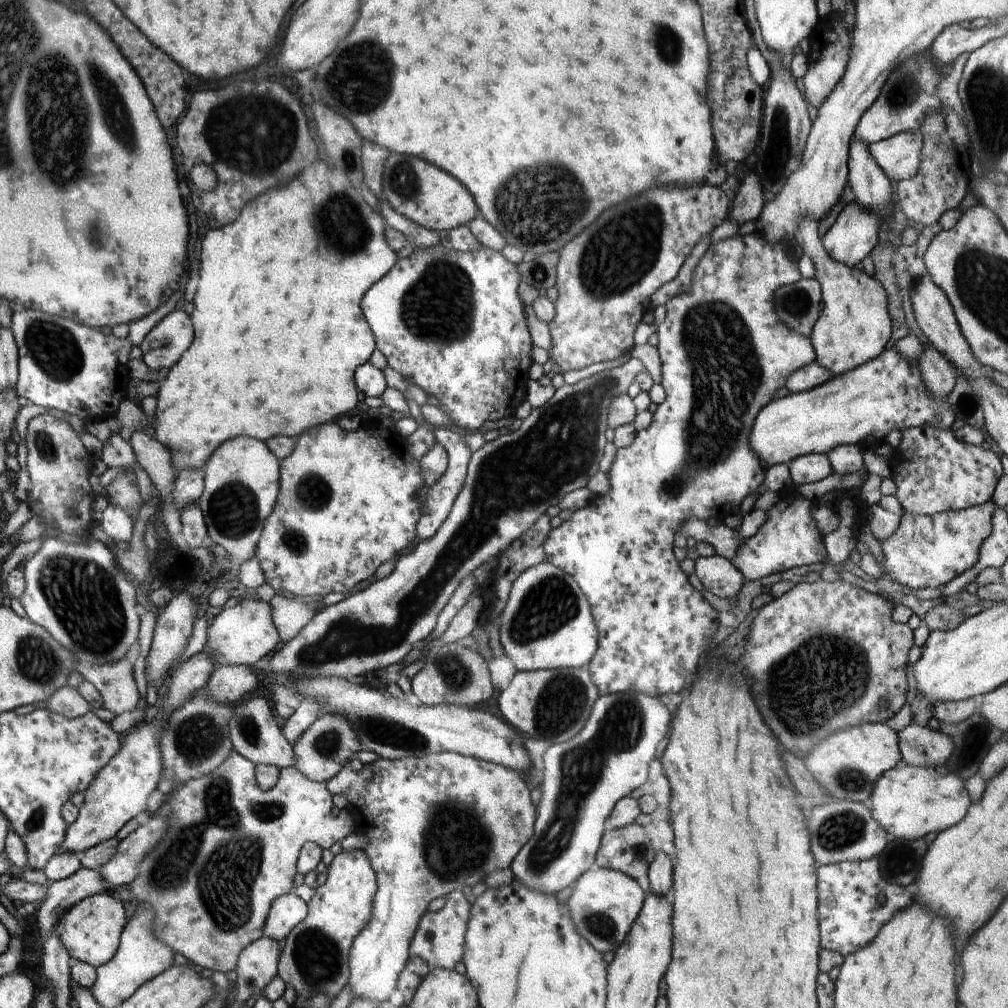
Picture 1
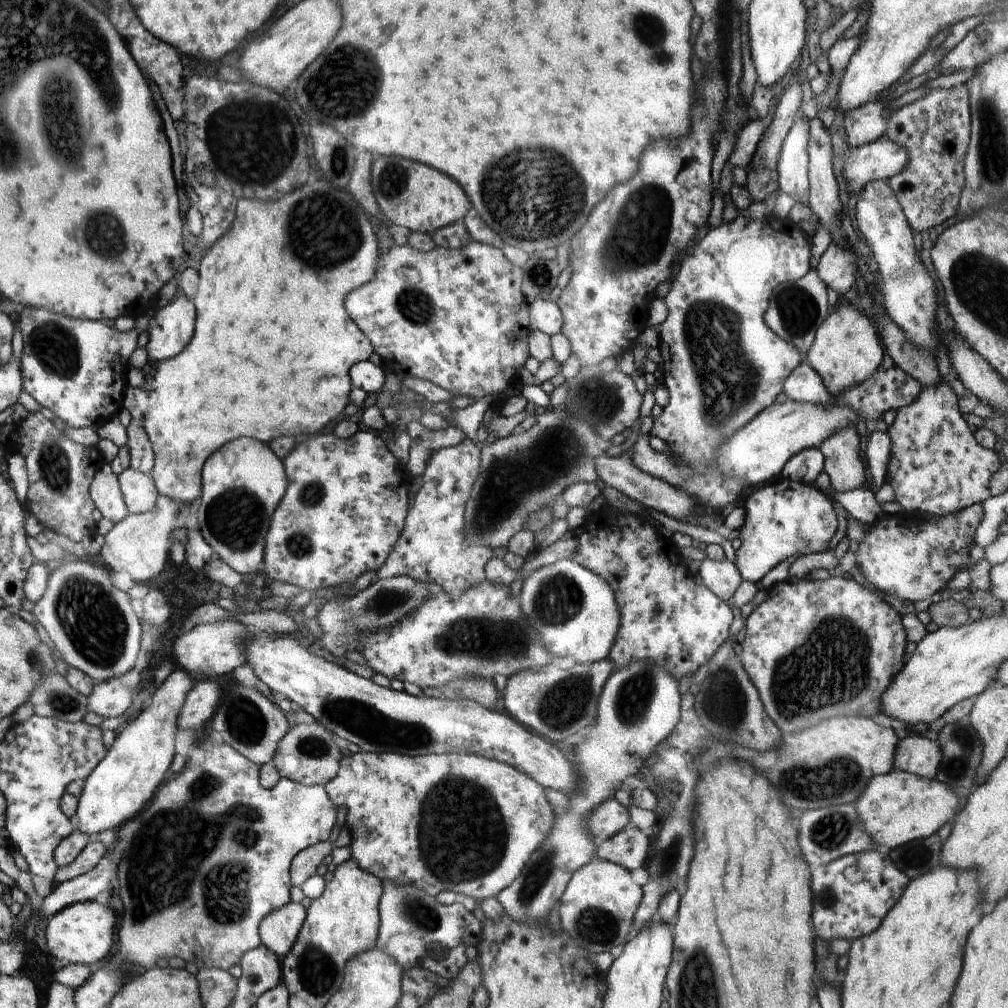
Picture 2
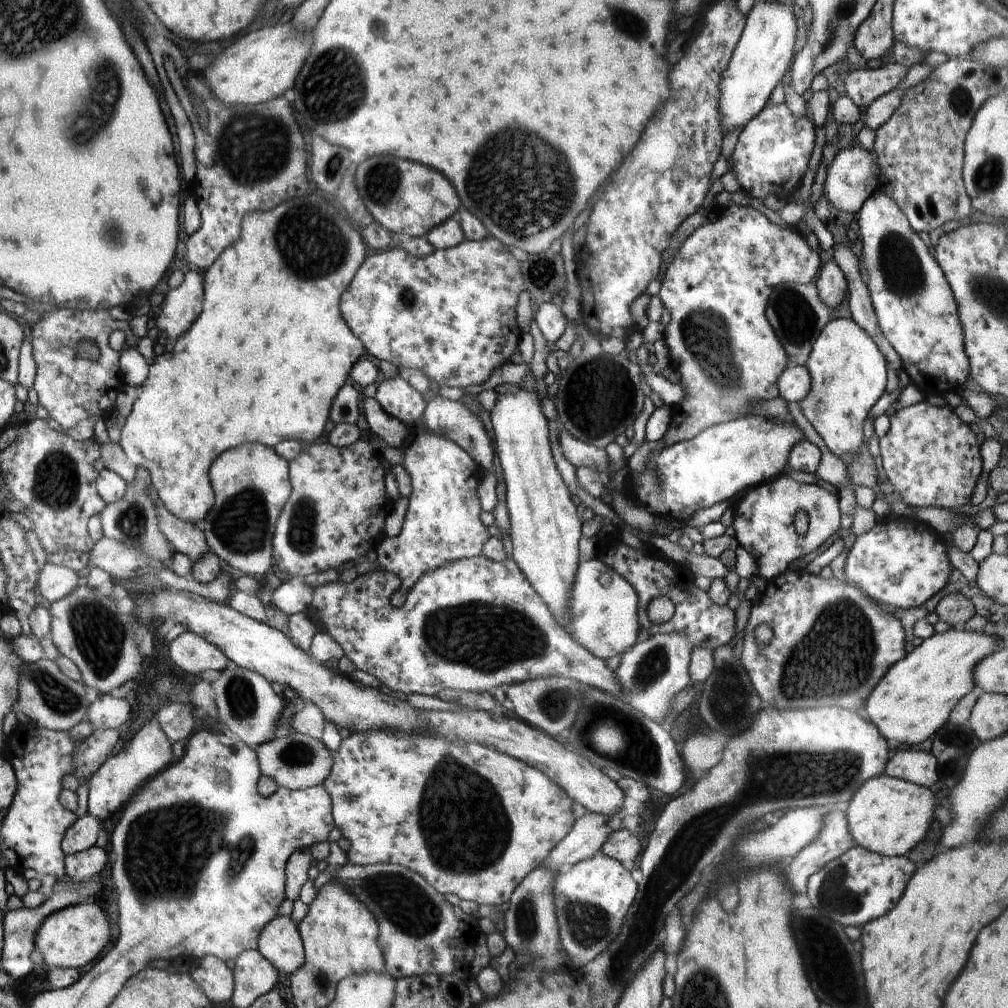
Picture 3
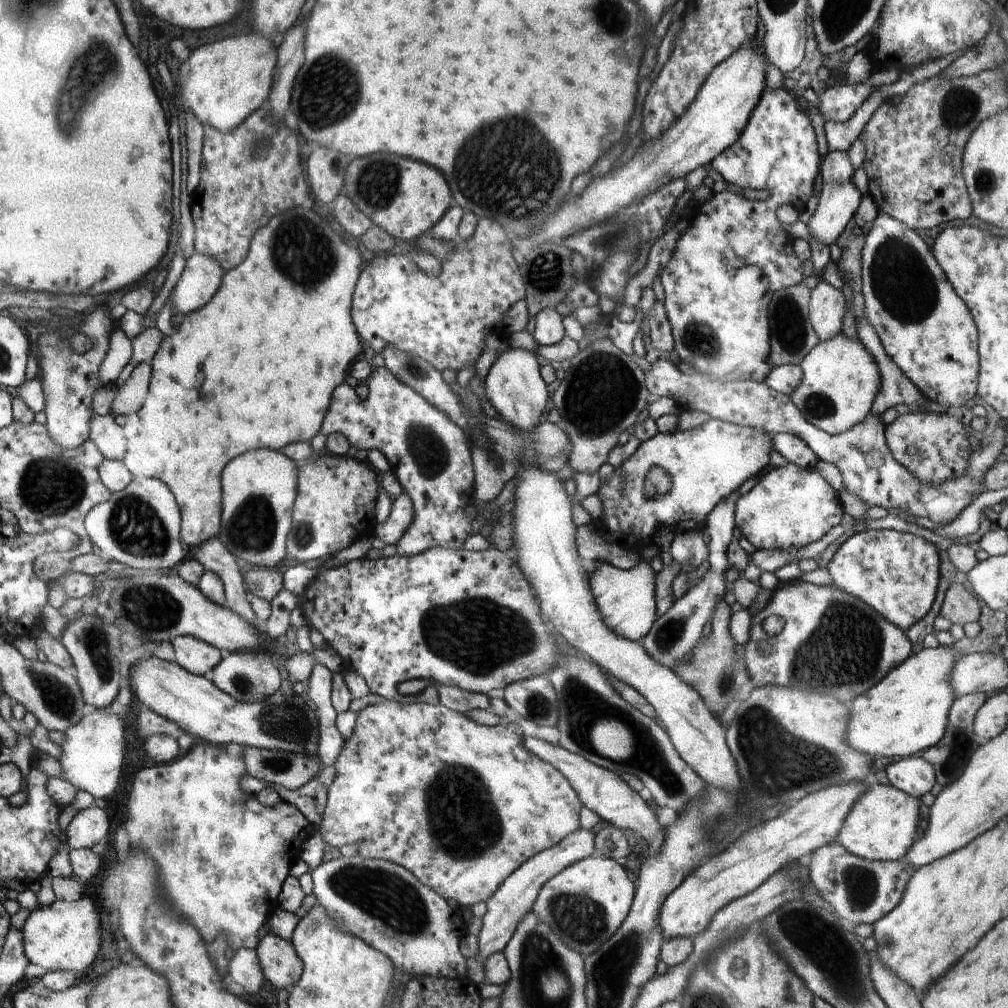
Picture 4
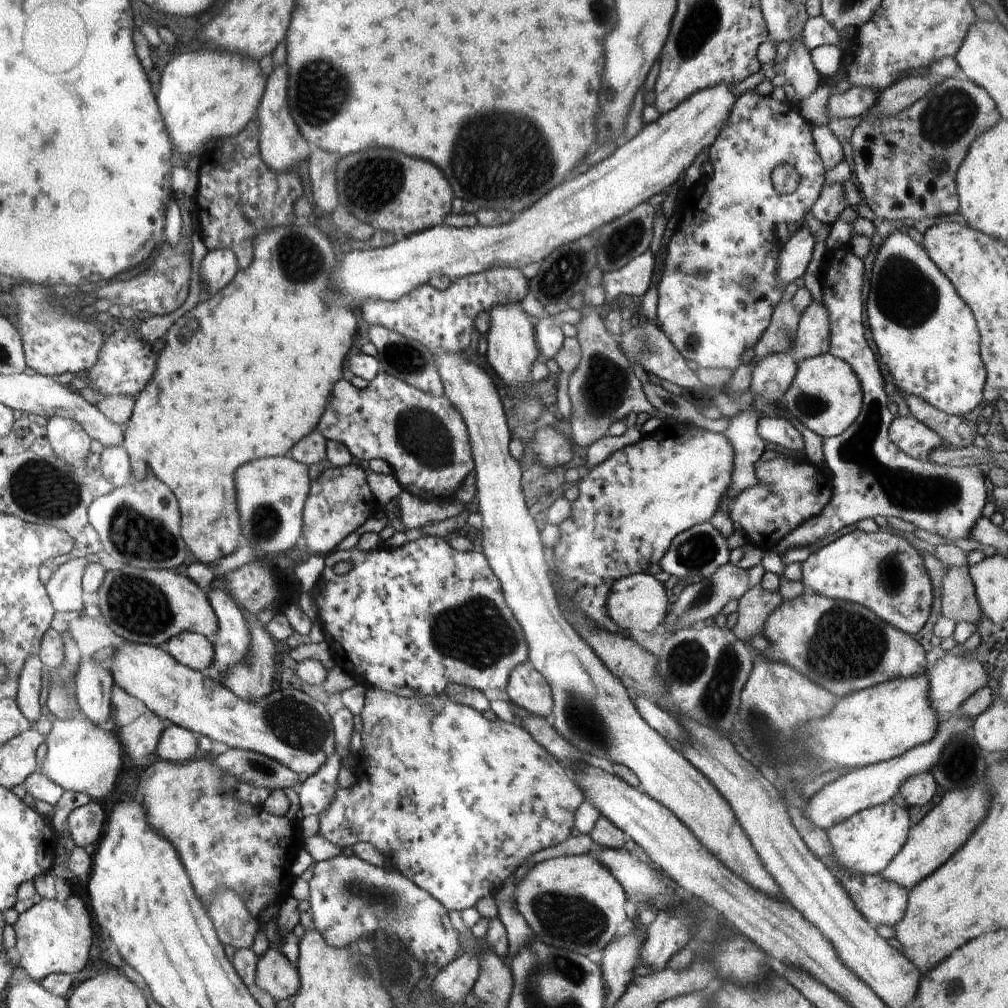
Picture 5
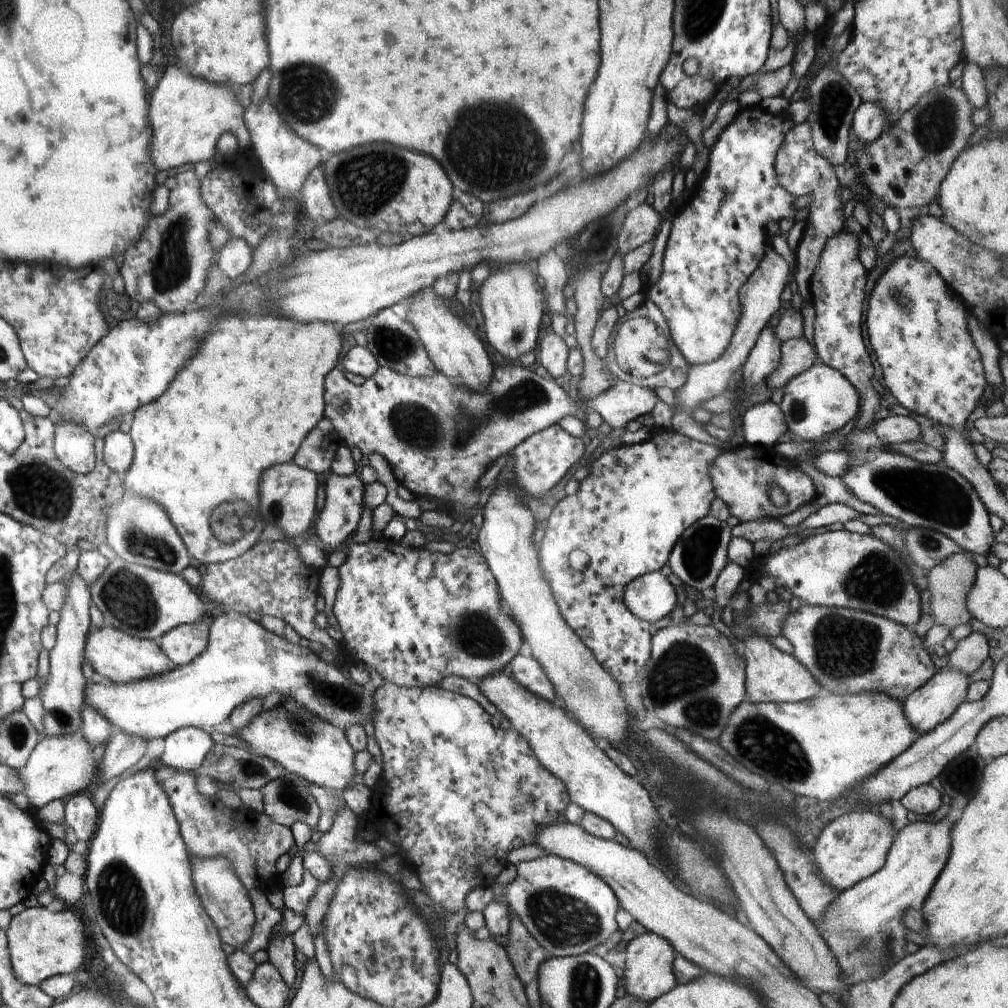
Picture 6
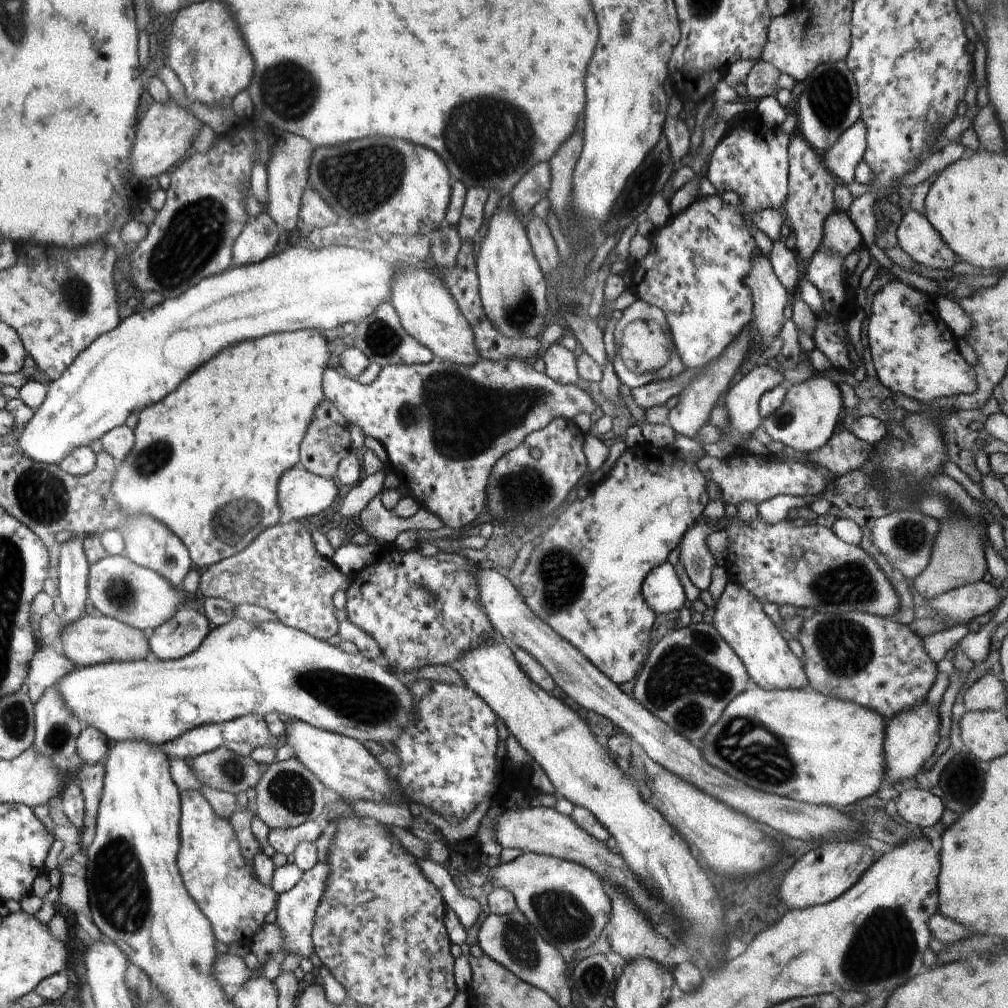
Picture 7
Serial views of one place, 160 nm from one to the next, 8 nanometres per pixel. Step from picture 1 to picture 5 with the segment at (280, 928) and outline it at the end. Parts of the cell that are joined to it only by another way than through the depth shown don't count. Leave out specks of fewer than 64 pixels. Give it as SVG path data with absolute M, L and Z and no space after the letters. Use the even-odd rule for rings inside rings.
M270 946L258 956L255 984L277 1002L298 992L299 972L278 948Z

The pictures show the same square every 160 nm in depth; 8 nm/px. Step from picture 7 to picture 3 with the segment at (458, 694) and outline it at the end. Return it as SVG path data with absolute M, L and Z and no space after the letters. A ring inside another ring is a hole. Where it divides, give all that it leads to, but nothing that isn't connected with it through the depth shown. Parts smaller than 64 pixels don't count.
M369 731L367 735L352 733L342 739L340 748L332 751L333 765L330 774L323 782L324 788L331 798L331 813L335 826L341 830L342 837L350 840L347 860L353 865L375 865L378 863L396 863L420 874L436 892L441 895L456 894L458 898L472 900L480 904L497 906L508 902L512 891L519 882L550 854L550 851L570 832L577 819L572 805L574 802L551 778L543 772L528 766L525 762L516 760L480 743L454 741L448 743L438 739L435 735L428 735L427 731L414 733L396 733L395 731Z

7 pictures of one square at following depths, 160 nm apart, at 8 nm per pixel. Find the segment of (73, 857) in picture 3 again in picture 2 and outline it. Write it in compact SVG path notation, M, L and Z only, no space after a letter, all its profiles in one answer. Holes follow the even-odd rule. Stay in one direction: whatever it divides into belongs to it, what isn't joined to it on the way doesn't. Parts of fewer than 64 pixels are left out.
M92 835L88 839L84 850L69 865L58 868L53 878L55 885L72 880L92 870L103 859L103 856L108 854L108 851L109 848L104 846L98 835Z

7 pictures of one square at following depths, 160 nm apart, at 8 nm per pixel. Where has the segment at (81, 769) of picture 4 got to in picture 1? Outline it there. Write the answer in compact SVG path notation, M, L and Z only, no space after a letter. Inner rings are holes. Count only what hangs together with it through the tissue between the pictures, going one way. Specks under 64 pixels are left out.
M127 655L120 661L102 666L80 664L76 672L96 687L103 700L103 708L119 715L138 706L132 665Z

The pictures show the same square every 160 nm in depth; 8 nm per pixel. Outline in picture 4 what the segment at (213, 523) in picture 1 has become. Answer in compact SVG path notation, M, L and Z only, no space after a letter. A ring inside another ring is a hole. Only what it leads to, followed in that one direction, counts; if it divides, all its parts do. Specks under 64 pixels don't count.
M258 449L239 454L221 472L221 527L216 537L234 557L246 560L248 567L274 569L287 556L285 542L291 527L299 467L281 450Z

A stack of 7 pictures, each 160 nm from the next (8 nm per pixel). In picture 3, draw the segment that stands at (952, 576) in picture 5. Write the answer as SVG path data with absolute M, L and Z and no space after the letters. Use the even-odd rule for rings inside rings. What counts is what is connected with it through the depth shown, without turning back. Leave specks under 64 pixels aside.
M950 593L938 601L935 613L942 622L951 627L962 629L966 622L975 615L973 602L962 593Z

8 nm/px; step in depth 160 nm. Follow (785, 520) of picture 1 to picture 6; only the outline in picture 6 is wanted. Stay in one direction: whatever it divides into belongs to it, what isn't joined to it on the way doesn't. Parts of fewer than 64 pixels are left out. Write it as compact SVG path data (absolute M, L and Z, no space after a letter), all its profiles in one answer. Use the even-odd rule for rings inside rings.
M742 441L736 443L734 447L724 449L718 458L712 460L710 478L716 496L728 506L730 515L738 518L740 523L769 518L775 520L811 503L815 498L810 476L798 470L793 460L787 460L770 446L765 445L750 445ZM775 486L787 494L786 505L777 507L772 504L769 491Z

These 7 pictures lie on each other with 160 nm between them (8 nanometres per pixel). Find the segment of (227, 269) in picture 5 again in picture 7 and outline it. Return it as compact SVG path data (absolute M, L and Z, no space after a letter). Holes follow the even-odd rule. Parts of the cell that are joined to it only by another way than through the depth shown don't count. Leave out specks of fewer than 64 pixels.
M263 211L255 220L246 222L232 249L232 266L249 265L264 260L274 250L279 227Z

